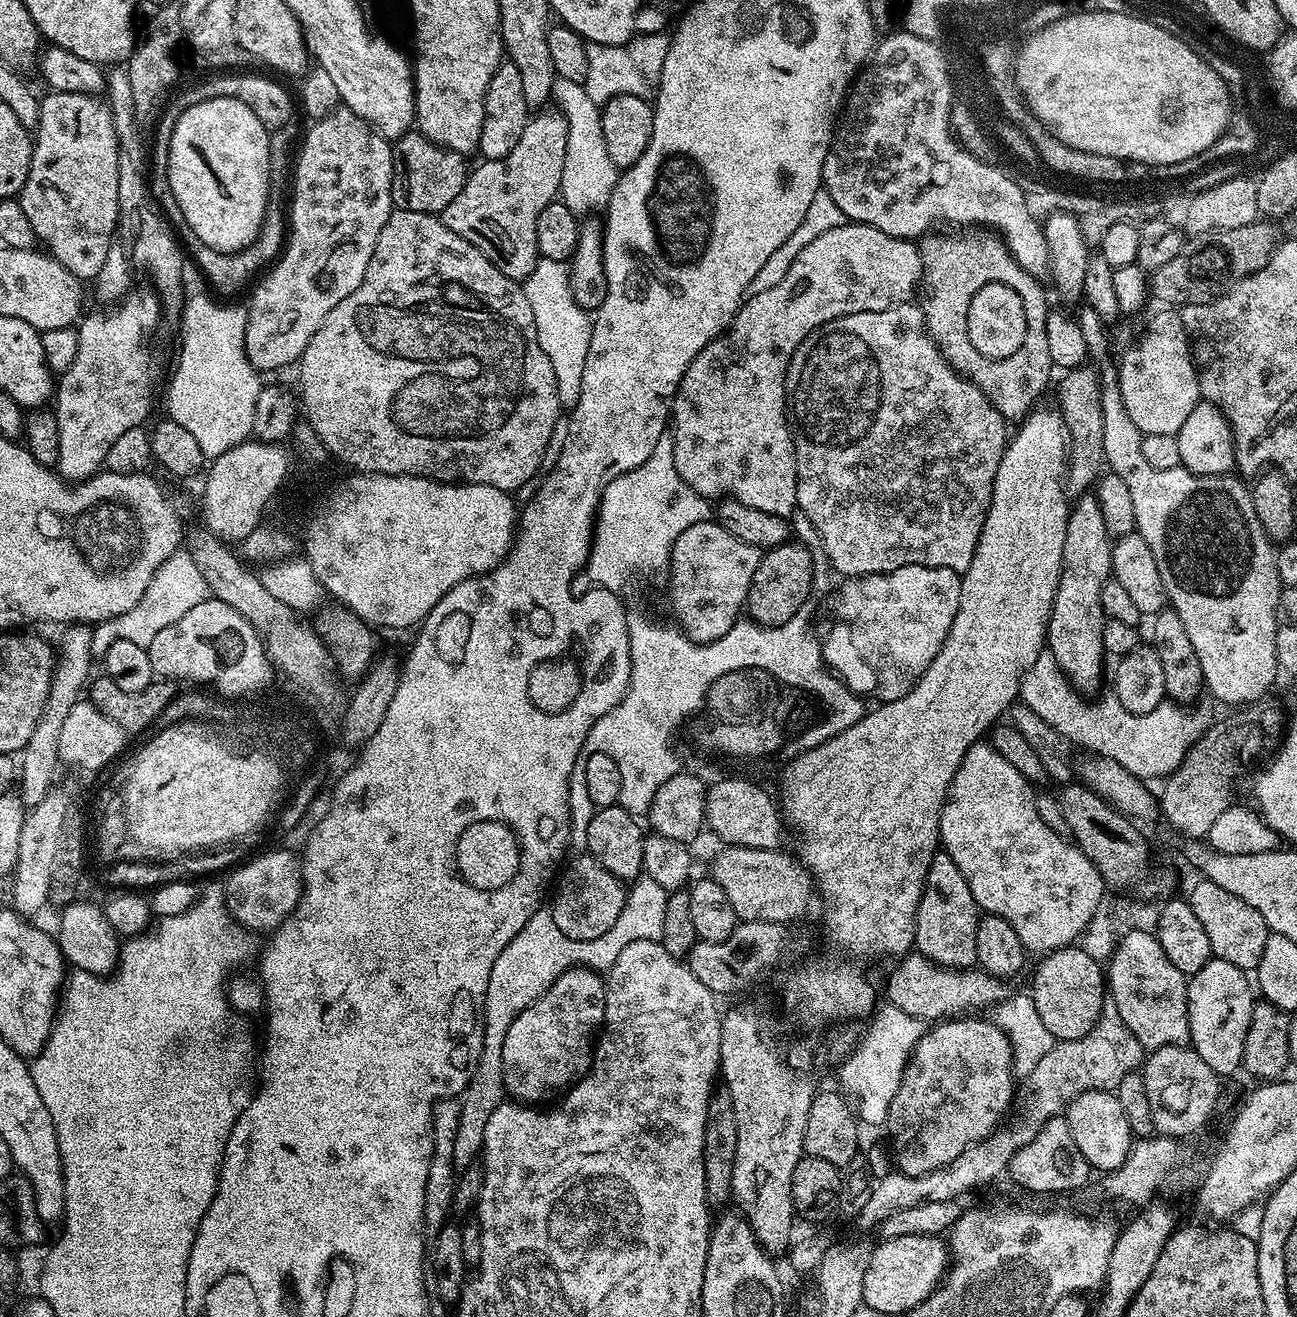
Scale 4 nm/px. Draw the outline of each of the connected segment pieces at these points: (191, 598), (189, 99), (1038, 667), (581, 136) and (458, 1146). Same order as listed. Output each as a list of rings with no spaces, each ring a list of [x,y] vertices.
[[[186,550],[170,554],[170,558],[166,558],[166,562],[162,562],[162,566],[154,574],[150,586],[146,586],[146,594],[142,594],[134,610],[126,610],[126,614],[118,614],[118,618],[104,620],[92,628],[93,657],[103,658],[106,650],[110,650],[110,646],[119,640],[135,642],[137,646],[147,648],[150,642],[154,642],[158,630],[174,626],[174,622],[178,622],[182,614],[194,610],[198,602],[209,599],[209,596],[206,578],[202,578],[202,570],[198,570],[191,554]]]
[[[232,70],[227,74],[212,74],[209,80],[204,80],[201,84],[192,84],[189,88],[181,87],[163,105],[162,111],[159,113],[160,124],[164,128],[160,128],[156,132],[156,145],[150,148],[150,172],[153,177],[167,177],[168,174],[168,143],[172,137],[172,127],[178,122],[180,113],[187,110],[190,106],[198,106],[198,102],[206,102],[210,98],[238,98],[238,102],[243,102],[246,106],[250,106],[250,110],[254,110],[254,114],[258,114],[258,118],[269,130],[280,128],[292,116],[292,100],[294,104],[294,96],[287,92],[282,85],[271,75],[255,76],[252,70]]]
[[[1047,650],[1040,653],[1038,662],[1034,662],[1024,675],[1019,699],[1027,708],[1034,710],[1042,722],[1051,725],[1059,736],[1063,736],[1069,745],[1077,744],[1088,754],[1118,762],[1118,766],[1145,782],[1171,776],[1194,743],[1194,735],[1188,729],[1192,720],[1180,709],[1183,707],[1179,703],[1165,702],[1150,710],[1150,714],[1130,714],[1130,710],[1126,710],[1114,694],[1108,694],[1097,704],[1087,704],[1084,701],[1087,699],[1072,687],[1052,653]]]
[[[557,78],[551,99],[566,120],[566,163],[562,165],[558,196],[577,218],[584,218],[591,213],[588,212],[591,208],[603,209],[607,205],[614,186],[620,181],[621,169],[614,166],[606,151],[606,138],[602,138],[601,105],[590,98],[583,84]]]
[[[641,874],[636,877],[627,893],[618,922],[614,922],[614,926],[610,926],[610,930],[606,930],[602,938],[566,938],[566,934],[562,934],[562,930],[554,926],[551,911],[544,906],[533,914],[530,922],[522,926],[522,930],[518,930],[518,934],[514,934],[514,938],[510,938],[506,950],[498,954],[494,970],[490,970],[490,986],[486,986],[484,1045],[474,1074],[462,1093],[458,1130],[454,1134],[454,1167],[463,1170],[477,1163],[484,1146],[486,1122],[490,1122],[490,1114],[494,1114],[497,1106],[505,1103],[502,1046],[506,1043],[506,1034],[510,1031],[514,1018],[518,1018],[522,1010],[538,1002],[538,998],[542,998],[542,994],[550,990],[555,980],[571,968],[583,966],[604,974],[614,966],[618,954],[622,954],[622,950],[630,946],[630,942],[659,940],[662,934],[662,917],[666,915],[668,894],[665,888],[654,882],[654,878]]]

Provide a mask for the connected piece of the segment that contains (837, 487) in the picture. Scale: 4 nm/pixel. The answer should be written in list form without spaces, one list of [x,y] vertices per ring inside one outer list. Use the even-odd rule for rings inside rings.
[[[919,303],[893,304],[881,312],[855,312],[818,326],[790,358],[784,394],[793,431],[792,444],[796,447],[796,506],[801,513],[804,511],[813,530],[824,539],[824,552],[841,572],[841,577],[873,576],[879,572],[893,572],[902,566],[949,568],[961,574],[967,570],[990,510],[994,478],[1004,449],[1008,447],[1010,428],[990,398],[986,398],[974,382],[960,375],[940,353],[940,347],[924,324],[924,311]]]

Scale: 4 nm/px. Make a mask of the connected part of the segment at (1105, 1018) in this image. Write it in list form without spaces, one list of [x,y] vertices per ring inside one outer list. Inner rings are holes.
[[[1108,998],[1105,999],[1098,1022],[1082,1038],[1062,1040],[1053,1043],[1050,1054],[1042,1058],[1022,1080],[1022,1100],[1024,1096],[1024,1113],[1017,1120],[1009,1119],[1003,1126],[997,1127],[992,1135],[970,1146],[954,1162],[945,1168],[934,1170],[930,1174],[911,1176],[899,1170],[885,1171],[880,1181],[872,1185],[872,1193],[866,1206],[858,1217],[858,1224],[864,1228],[875,1229],[894,1214],[894,1210],[906,1210],[922,1202],[942,1202],[963,1197],[963,1192],[988,1184],[995,1176],[1005,1175],[1010,1158],[1018,1149],[1036,1137],[1037,1130],[1052,1116],[1059,1116],[1083,1092],[1102,1090],[1111,1092],[1122,1082],[1126,1074],[1137,1071],[1143,1065],[1146,1049],[1130,1034],[1118,1006]]]

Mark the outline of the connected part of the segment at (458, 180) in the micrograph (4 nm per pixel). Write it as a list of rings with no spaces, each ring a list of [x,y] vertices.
[[[409,130],[392,144],[392,203],[399,210],[430,212],[439,214],[462,194],[464,183],[468,181],[469,165],[464,165],[465,157],[459,152],[451,152],[448,148],[440,148],[430,138],[426,138],[418,130]]]

